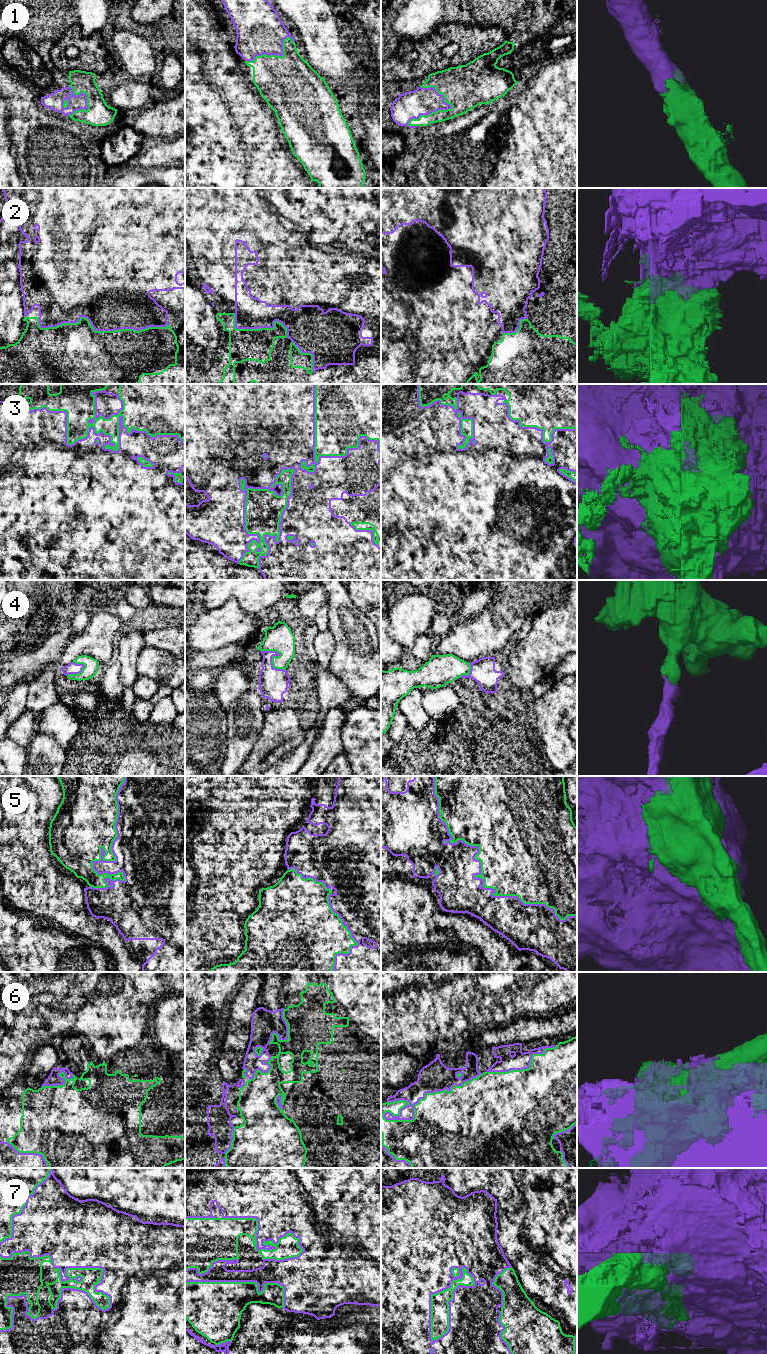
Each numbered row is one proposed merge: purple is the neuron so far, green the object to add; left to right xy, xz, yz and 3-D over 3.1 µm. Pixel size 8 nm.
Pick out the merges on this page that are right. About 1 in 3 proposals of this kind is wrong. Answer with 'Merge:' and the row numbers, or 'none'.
Merge: 1, 3, 4, 5, 7

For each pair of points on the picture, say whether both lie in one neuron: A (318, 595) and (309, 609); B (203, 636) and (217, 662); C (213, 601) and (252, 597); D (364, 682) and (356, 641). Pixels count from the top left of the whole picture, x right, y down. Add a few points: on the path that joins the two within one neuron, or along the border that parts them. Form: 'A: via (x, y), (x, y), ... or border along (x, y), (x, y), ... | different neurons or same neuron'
A: via (315, 598), (309, 606) | same neuron
B: border along (233, 642), (210, 651), (195, 652) | different neurons
C: via (223, 593), (242, 593) | same neuron
D: via (363, 672), (363, 669), (356, 661), (356, 651) | same neuron

